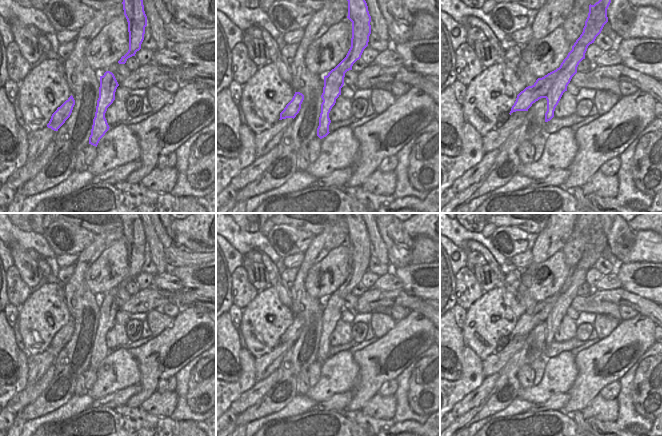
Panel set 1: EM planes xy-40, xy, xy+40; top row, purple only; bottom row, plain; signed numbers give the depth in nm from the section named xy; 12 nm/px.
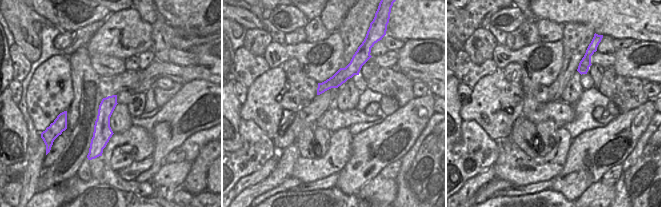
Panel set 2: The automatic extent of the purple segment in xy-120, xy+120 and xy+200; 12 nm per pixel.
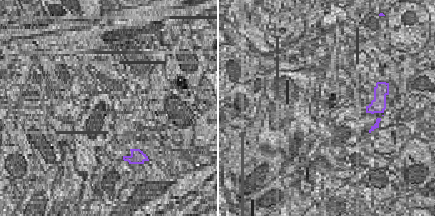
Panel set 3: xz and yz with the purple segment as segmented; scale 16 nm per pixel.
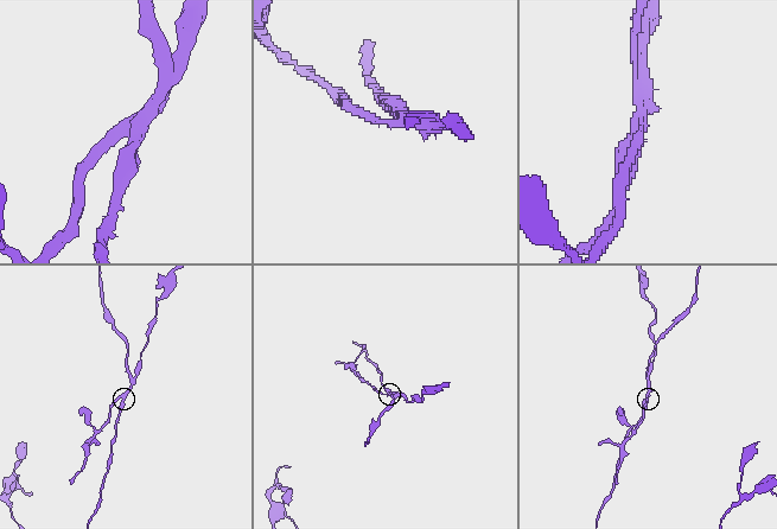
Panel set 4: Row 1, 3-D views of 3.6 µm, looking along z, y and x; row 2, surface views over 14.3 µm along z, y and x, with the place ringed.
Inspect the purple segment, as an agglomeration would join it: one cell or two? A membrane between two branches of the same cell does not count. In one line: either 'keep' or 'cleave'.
cleave

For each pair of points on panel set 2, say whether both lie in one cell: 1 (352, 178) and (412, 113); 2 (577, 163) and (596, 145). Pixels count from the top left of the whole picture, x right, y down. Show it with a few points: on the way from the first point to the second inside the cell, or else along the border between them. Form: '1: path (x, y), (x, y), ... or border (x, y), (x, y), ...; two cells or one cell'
1: path (366, 158), (366, 145), (380, 142), (392, 131); one cell
2: path (582, 157), (583, 150), (590, 147); one cell

